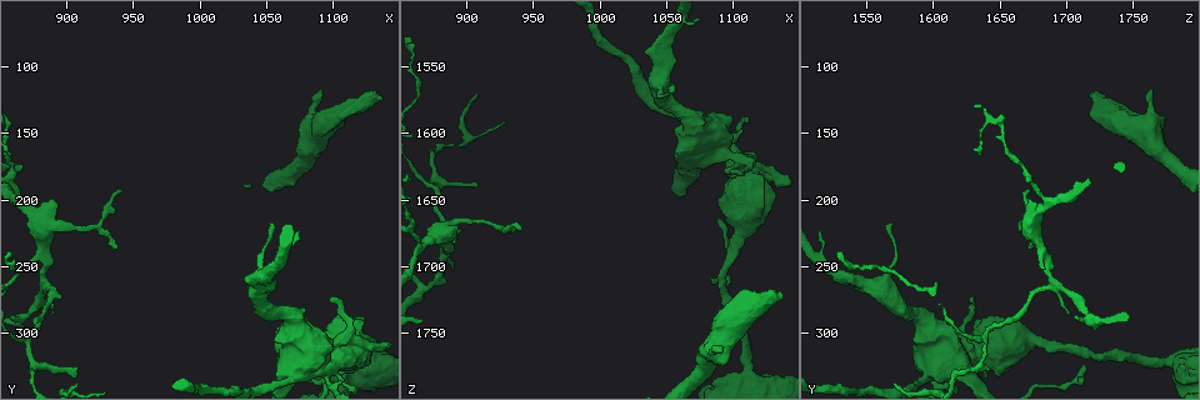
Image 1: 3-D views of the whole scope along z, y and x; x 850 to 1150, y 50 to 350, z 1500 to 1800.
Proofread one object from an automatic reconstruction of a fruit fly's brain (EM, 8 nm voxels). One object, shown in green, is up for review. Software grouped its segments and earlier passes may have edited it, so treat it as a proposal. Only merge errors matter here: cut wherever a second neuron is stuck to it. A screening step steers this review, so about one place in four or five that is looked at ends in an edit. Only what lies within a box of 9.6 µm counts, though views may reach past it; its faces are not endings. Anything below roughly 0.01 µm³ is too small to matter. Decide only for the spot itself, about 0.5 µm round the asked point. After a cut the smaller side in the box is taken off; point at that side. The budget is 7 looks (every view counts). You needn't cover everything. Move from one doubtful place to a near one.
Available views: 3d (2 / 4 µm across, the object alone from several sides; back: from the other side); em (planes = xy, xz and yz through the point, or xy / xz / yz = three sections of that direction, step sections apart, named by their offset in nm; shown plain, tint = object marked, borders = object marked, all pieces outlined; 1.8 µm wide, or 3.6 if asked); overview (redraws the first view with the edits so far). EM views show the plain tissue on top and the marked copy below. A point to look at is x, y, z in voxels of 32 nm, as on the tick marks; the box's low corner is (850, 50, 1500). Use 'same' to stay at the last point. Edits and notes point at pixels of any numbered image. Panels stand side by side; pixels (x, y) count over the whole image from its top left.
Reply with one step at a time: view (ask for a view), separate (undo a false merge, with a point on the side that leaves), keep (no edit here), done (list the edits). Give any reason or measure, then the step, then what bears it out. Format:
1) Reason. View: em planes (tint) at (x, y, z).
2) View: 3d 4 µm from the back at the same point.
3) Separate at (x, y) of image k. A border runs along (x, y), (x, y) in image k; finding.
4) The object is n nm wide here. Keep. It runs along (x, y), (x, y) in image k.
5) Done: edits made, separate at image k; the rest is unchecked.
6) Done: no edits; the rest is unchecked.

Calibre changes. View: em 3.6 µm planes (tint) at (1110, 306, 1668).

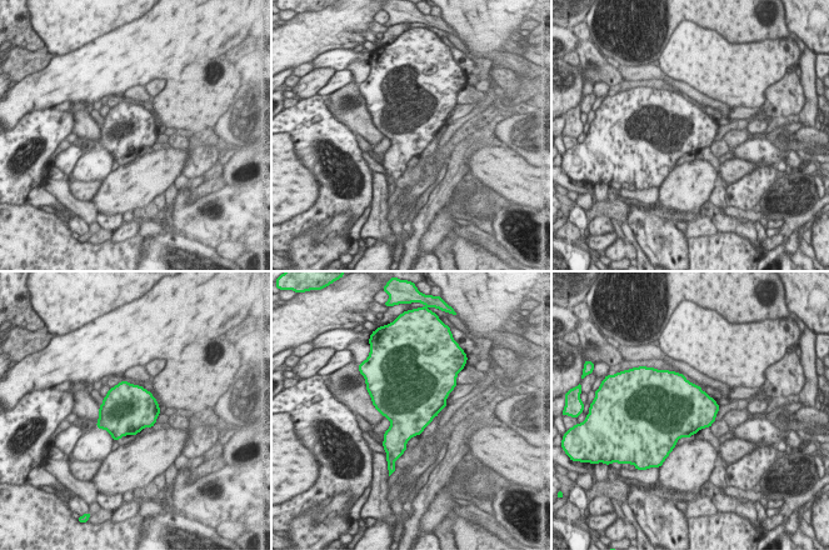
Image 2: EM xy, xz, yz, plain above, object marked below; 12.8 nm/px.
The object is 650 nm wide here. Keep. Continuous, no second neuron.

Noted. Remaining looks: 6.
View: 3d 4 µm at (884, 264, 1692).

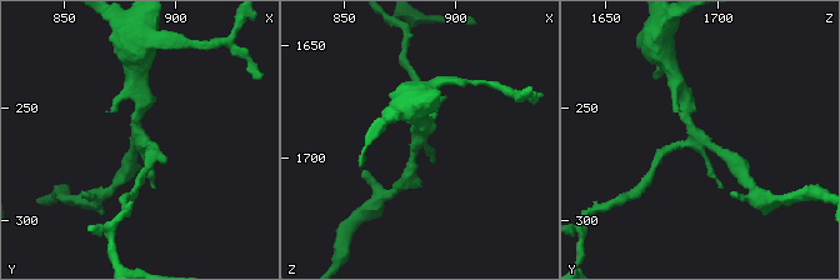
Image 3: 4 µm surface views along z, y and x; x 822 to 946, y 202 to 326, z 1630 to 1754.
Now the EM. View: em xz step 16 (tint) at (884, 263, 1690).

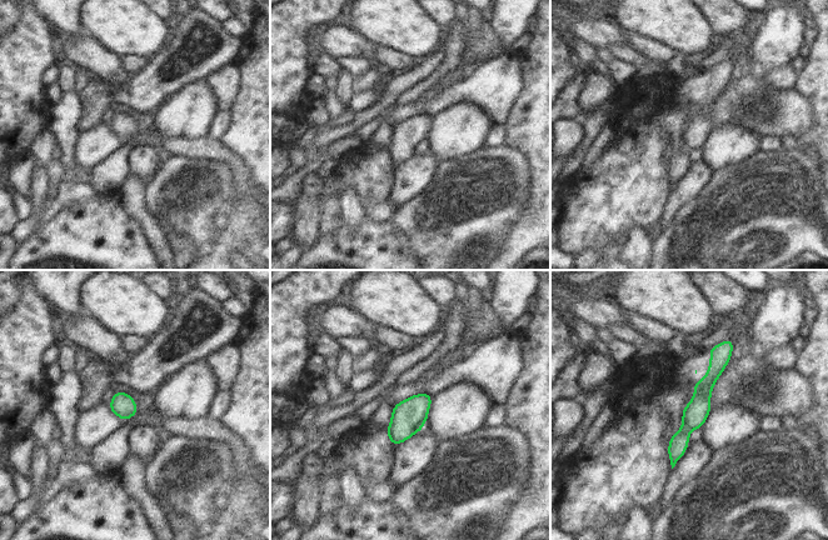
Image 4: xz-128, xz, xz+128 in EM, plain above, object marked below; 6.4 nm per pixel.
Cut it another way. View: em planes (tint) at the same point.

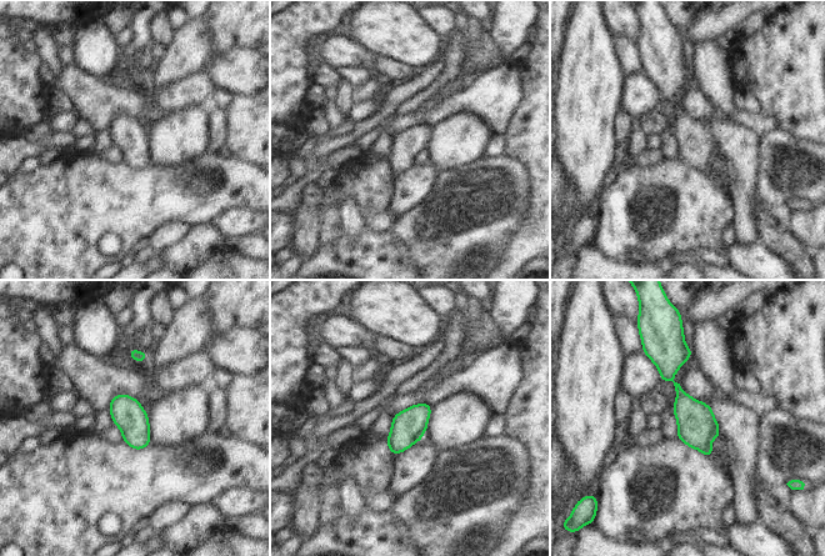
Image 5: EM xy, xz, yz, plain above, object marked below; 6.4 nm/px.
The object is 200 nm wide here. Keep. All the same neuron.

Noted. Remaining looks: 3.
View: 3d 4 µm at (1112, 322, 1784).

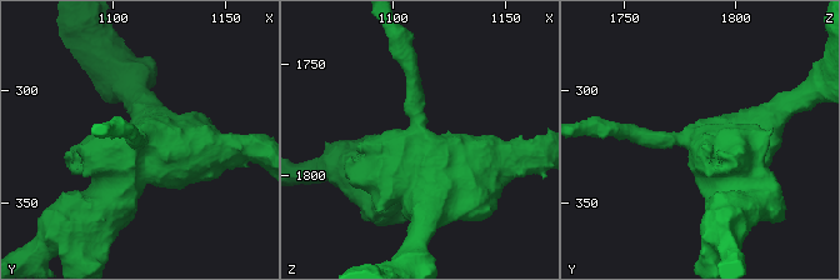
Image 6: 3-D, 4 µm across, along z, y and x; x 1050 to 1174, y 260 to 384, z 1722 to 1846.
View: em 3.6 µm planes (borders) at (1110, 323, 1782).

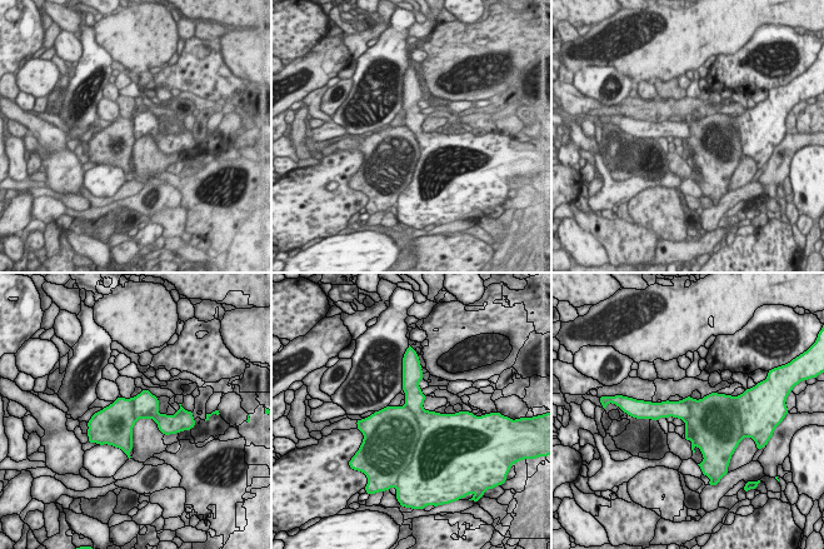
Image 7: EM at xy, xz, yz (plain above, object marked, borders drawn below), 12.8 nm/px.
The object is 400 nm wide here. Separate at (437, 430) of image 7. A border runs along (405, 405), (418, 424), (413, 455) in image 7; two neurons meet here.

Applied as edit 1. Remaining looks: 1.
Done: edits made, separate at image 7; the rest is unchecked.

